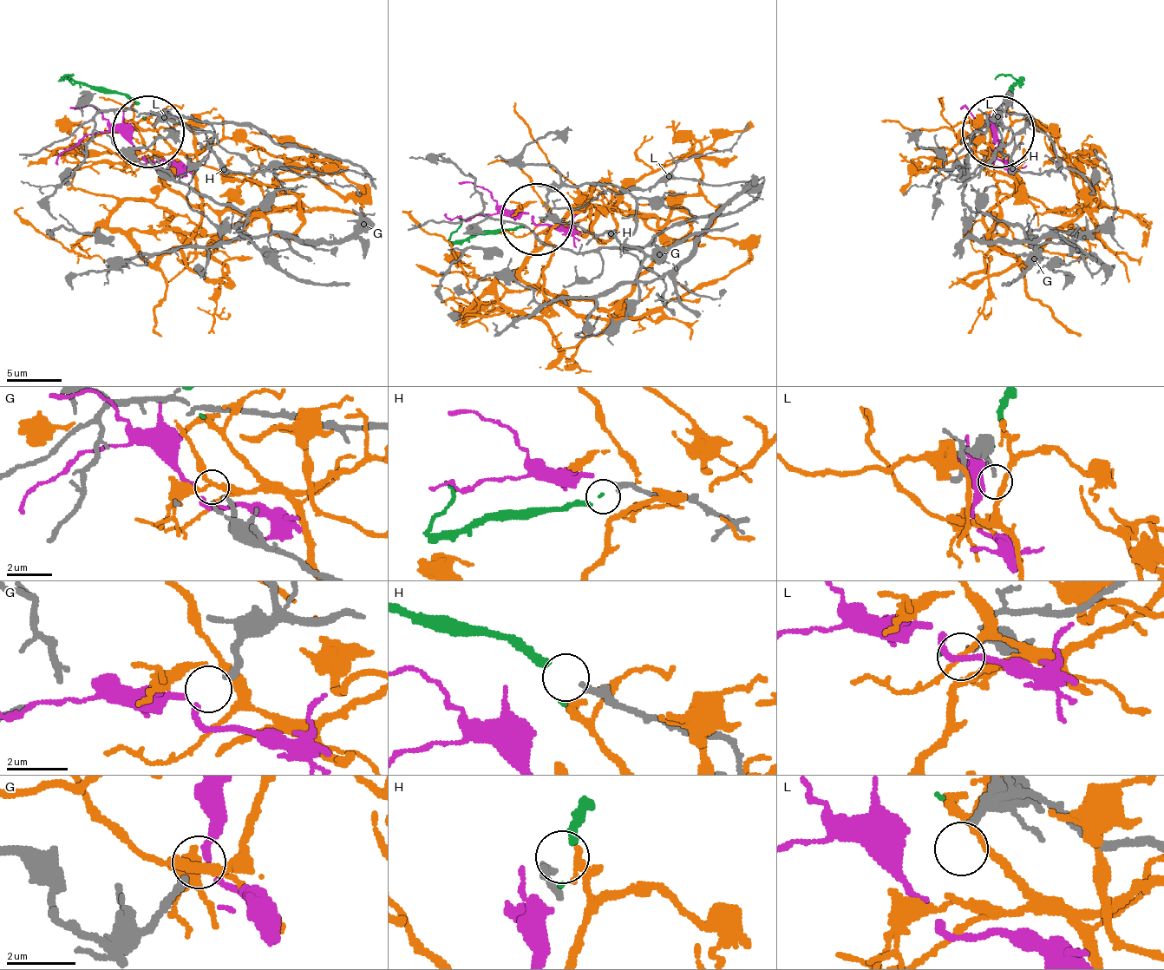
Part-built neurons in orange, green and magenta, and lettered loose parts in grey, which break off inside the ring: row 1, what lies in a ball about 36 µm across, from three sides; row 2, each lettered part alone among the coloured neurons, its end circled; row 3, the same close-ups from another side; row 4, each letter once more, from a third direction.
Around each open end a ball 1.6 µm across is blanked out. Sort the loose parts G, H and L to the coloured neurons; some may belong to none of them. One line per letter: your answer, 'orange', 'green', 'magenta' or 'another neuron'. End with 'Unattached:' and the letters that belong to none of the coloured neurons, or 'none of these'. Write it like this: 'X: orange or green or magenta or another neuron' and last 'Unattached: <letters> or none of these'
G: magenta
H: green
L: another neuron
Unattached: L

